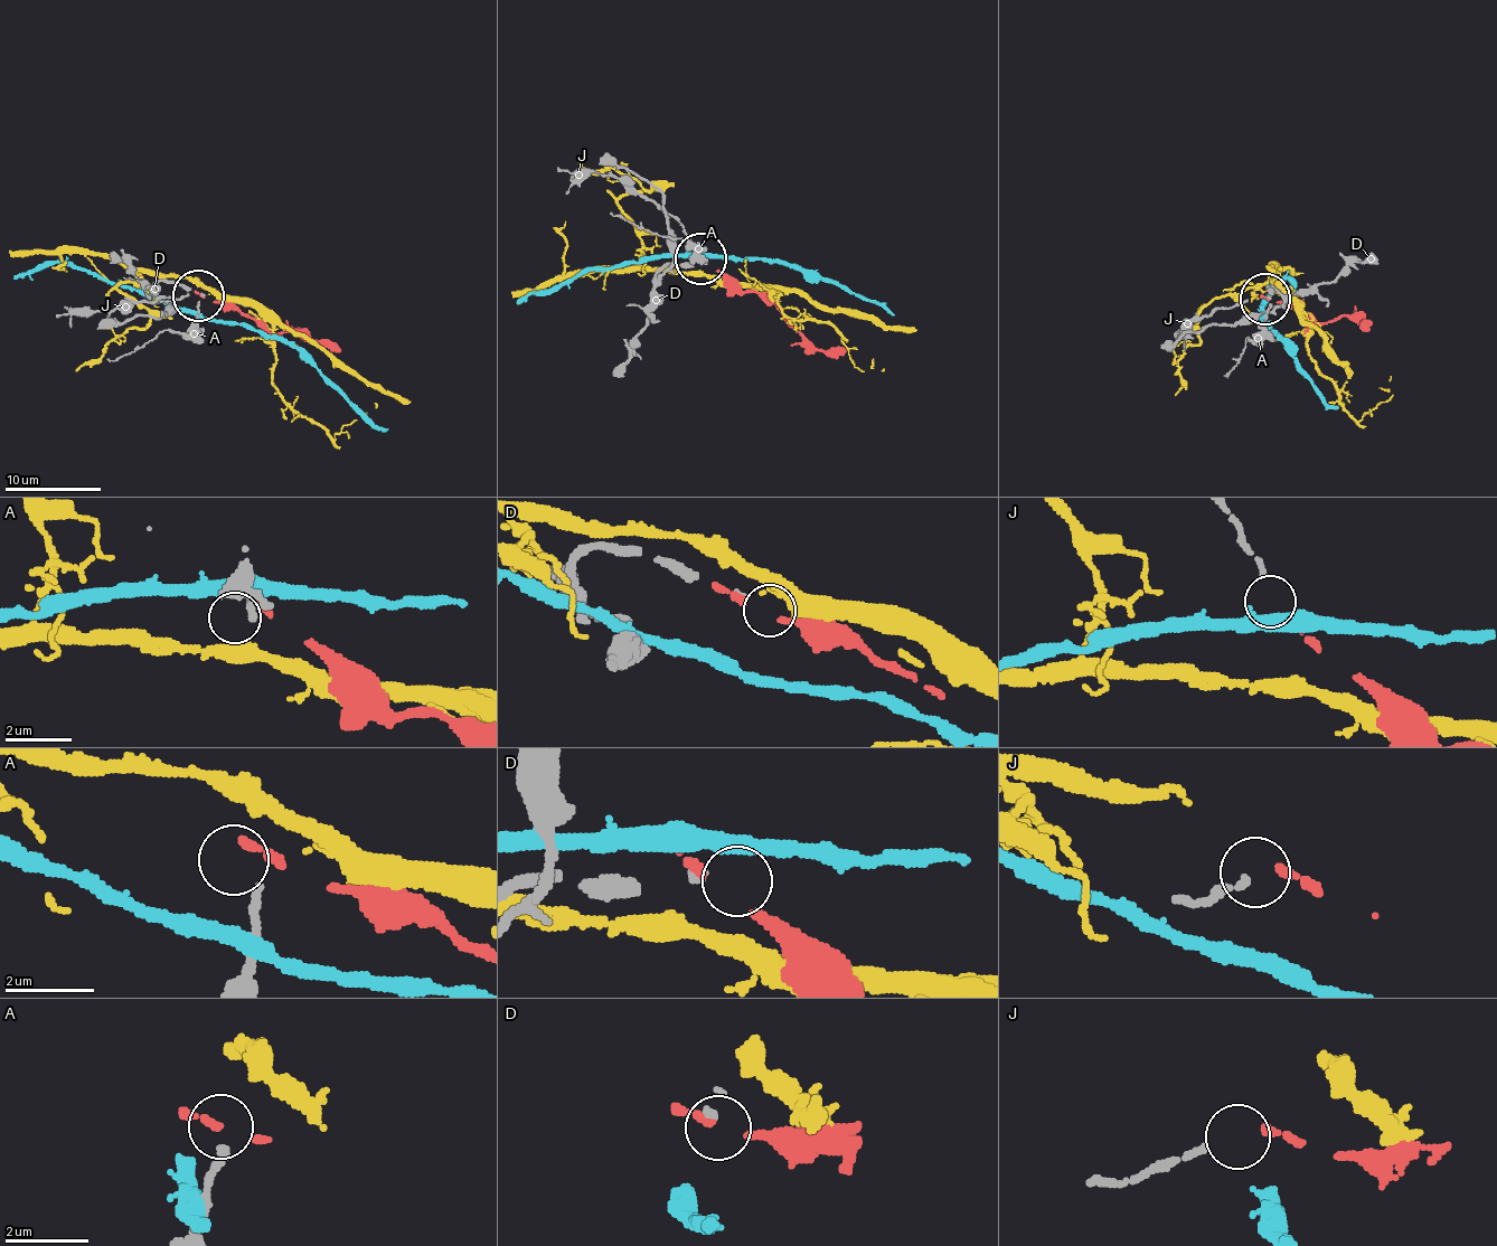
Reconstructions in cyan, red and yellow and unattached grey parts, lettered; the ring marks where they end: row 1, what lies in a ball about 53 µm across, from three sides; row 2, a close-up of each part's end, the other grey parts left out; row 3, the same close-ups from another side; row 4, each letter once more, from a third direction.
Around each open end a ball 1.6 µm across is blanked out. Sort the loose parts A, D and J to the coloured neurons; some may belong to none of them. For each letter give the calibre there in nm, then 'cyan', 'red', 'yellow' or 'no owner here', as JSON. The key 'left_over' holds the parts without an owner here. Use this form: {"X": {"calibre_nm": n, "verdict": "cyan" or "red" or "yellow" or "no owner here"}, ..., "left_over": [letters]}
{"A": {"calibre_nm": 180, "verdict": "no owner here"}, "D": {"calibre_nm": 150, "verdict": "no owner here"}, "J": {"calibre_nm": 130, "verdict": "no owner here"}, "left_over": ["A", "D", "J"]}

